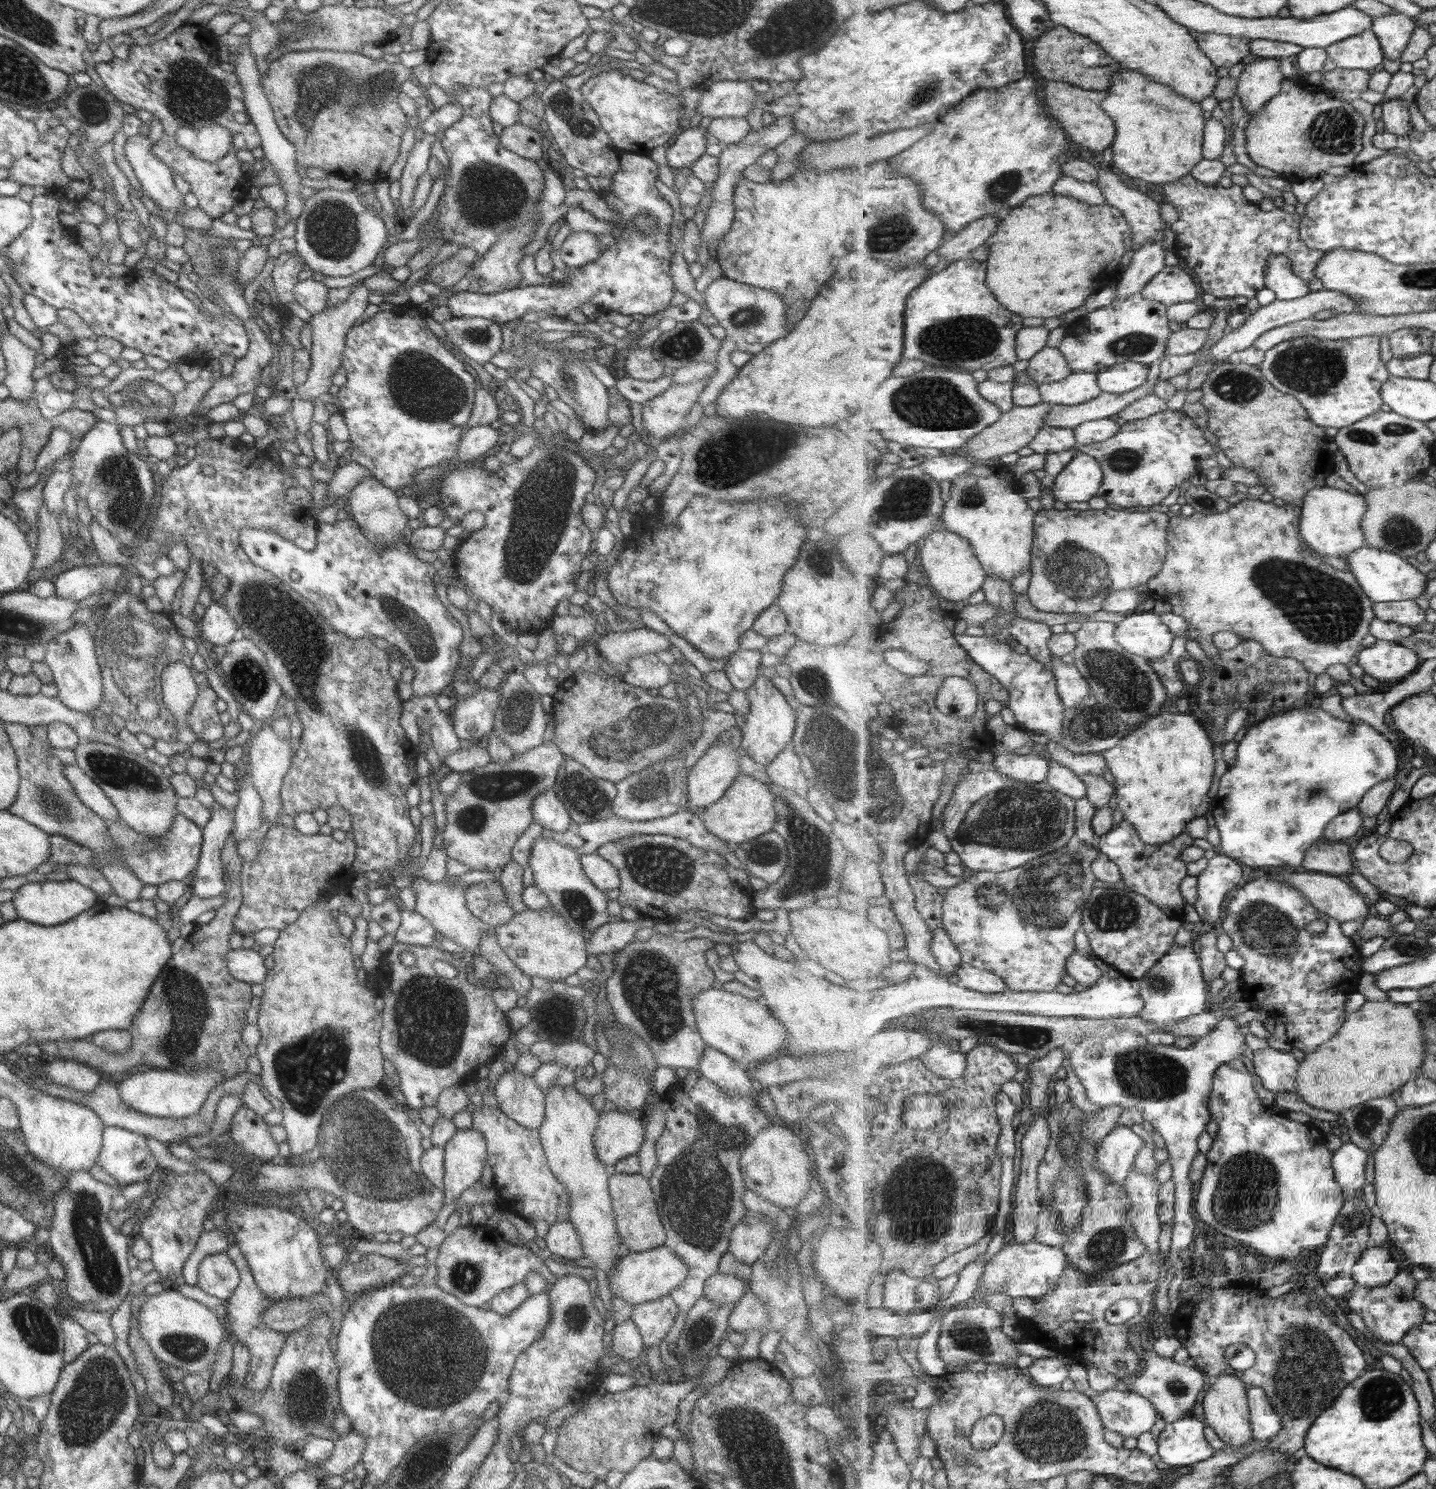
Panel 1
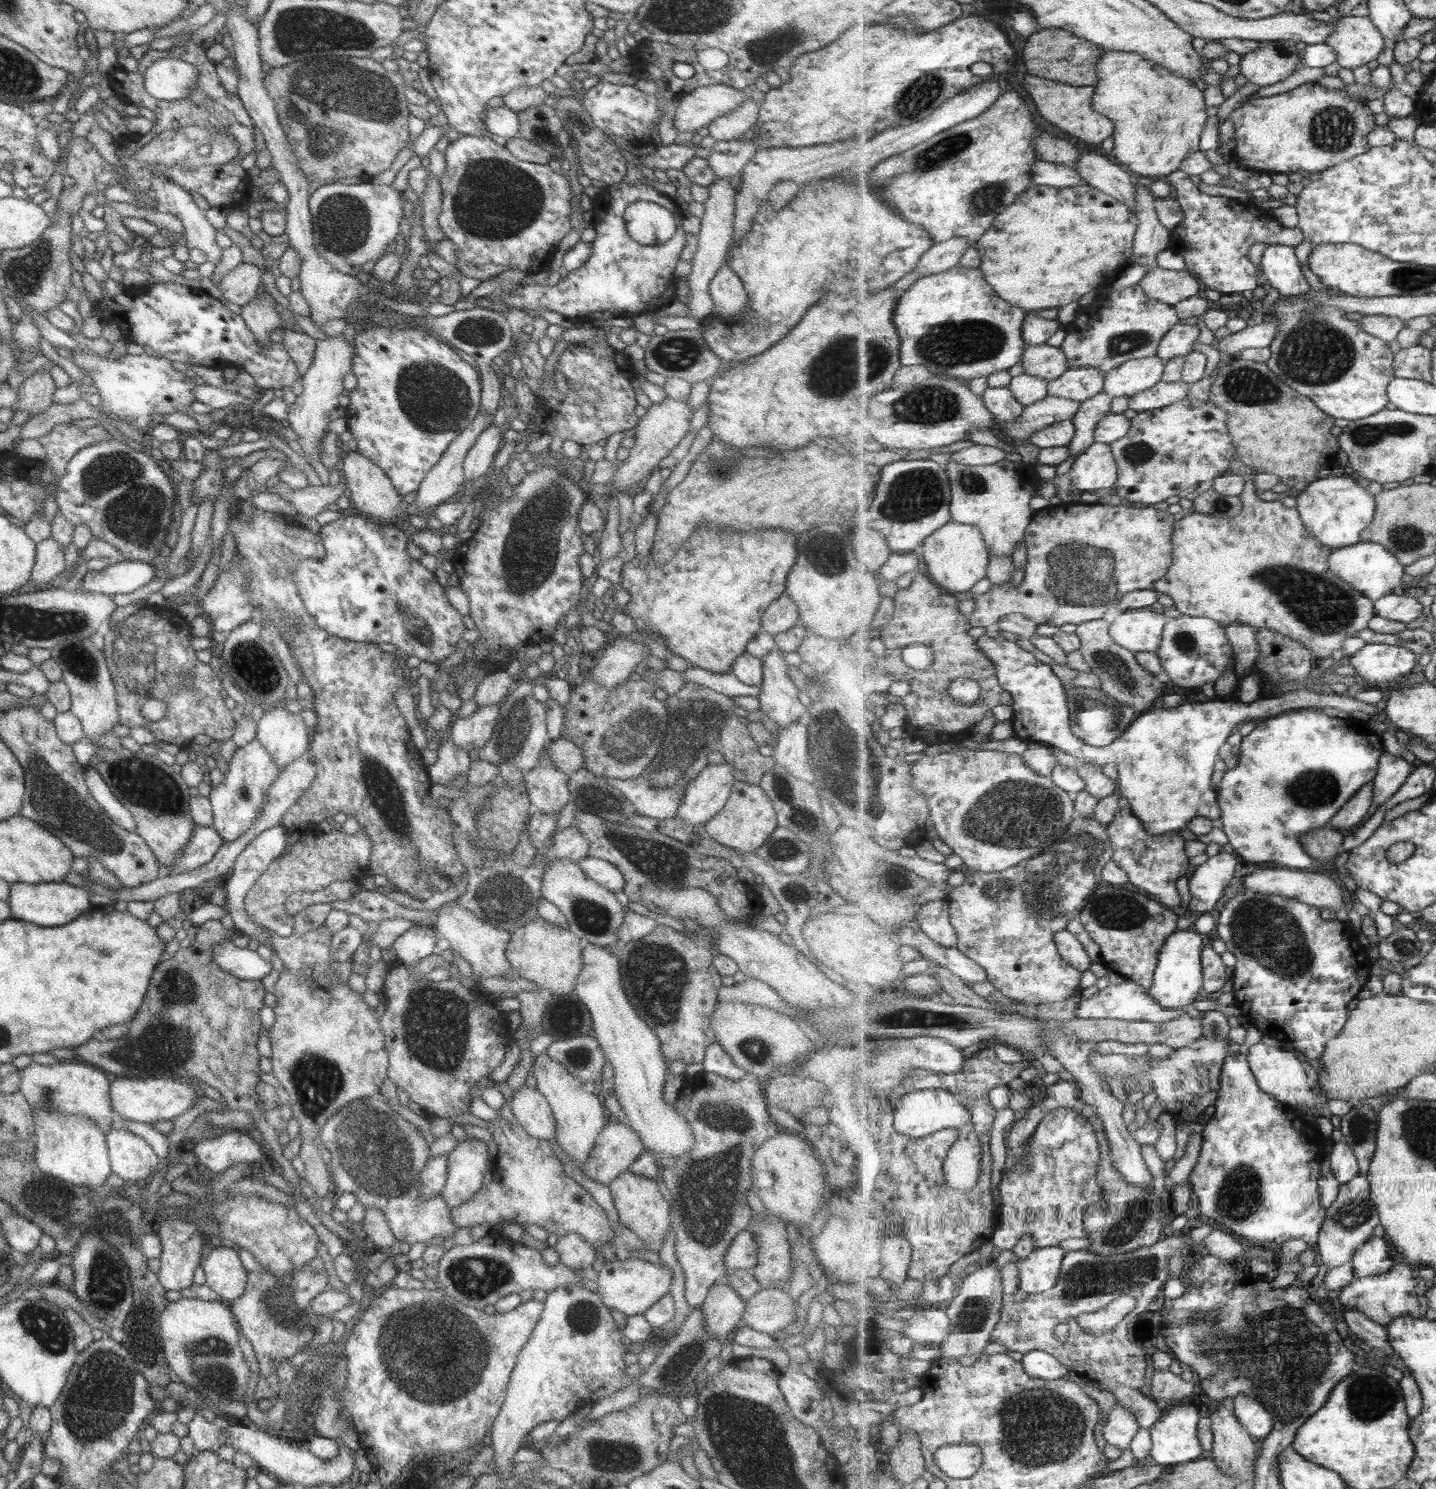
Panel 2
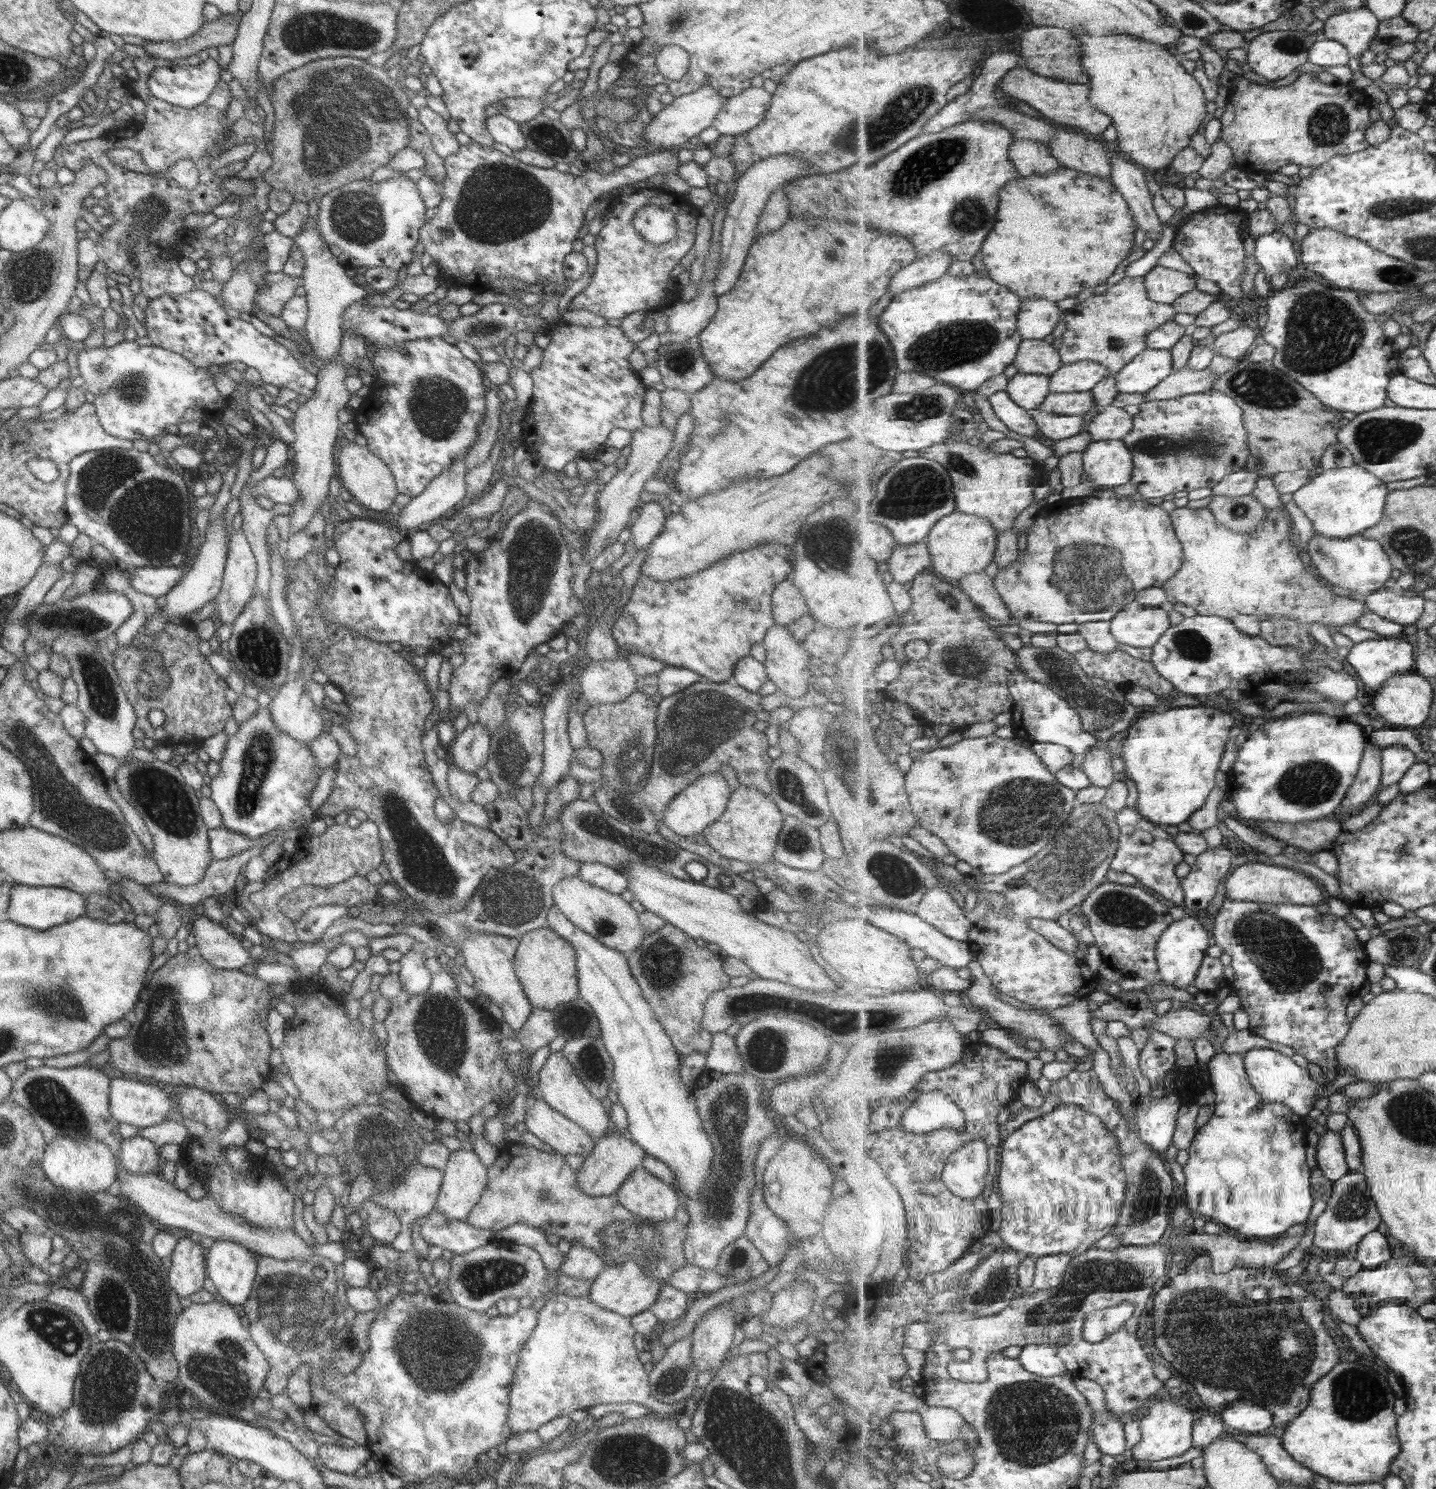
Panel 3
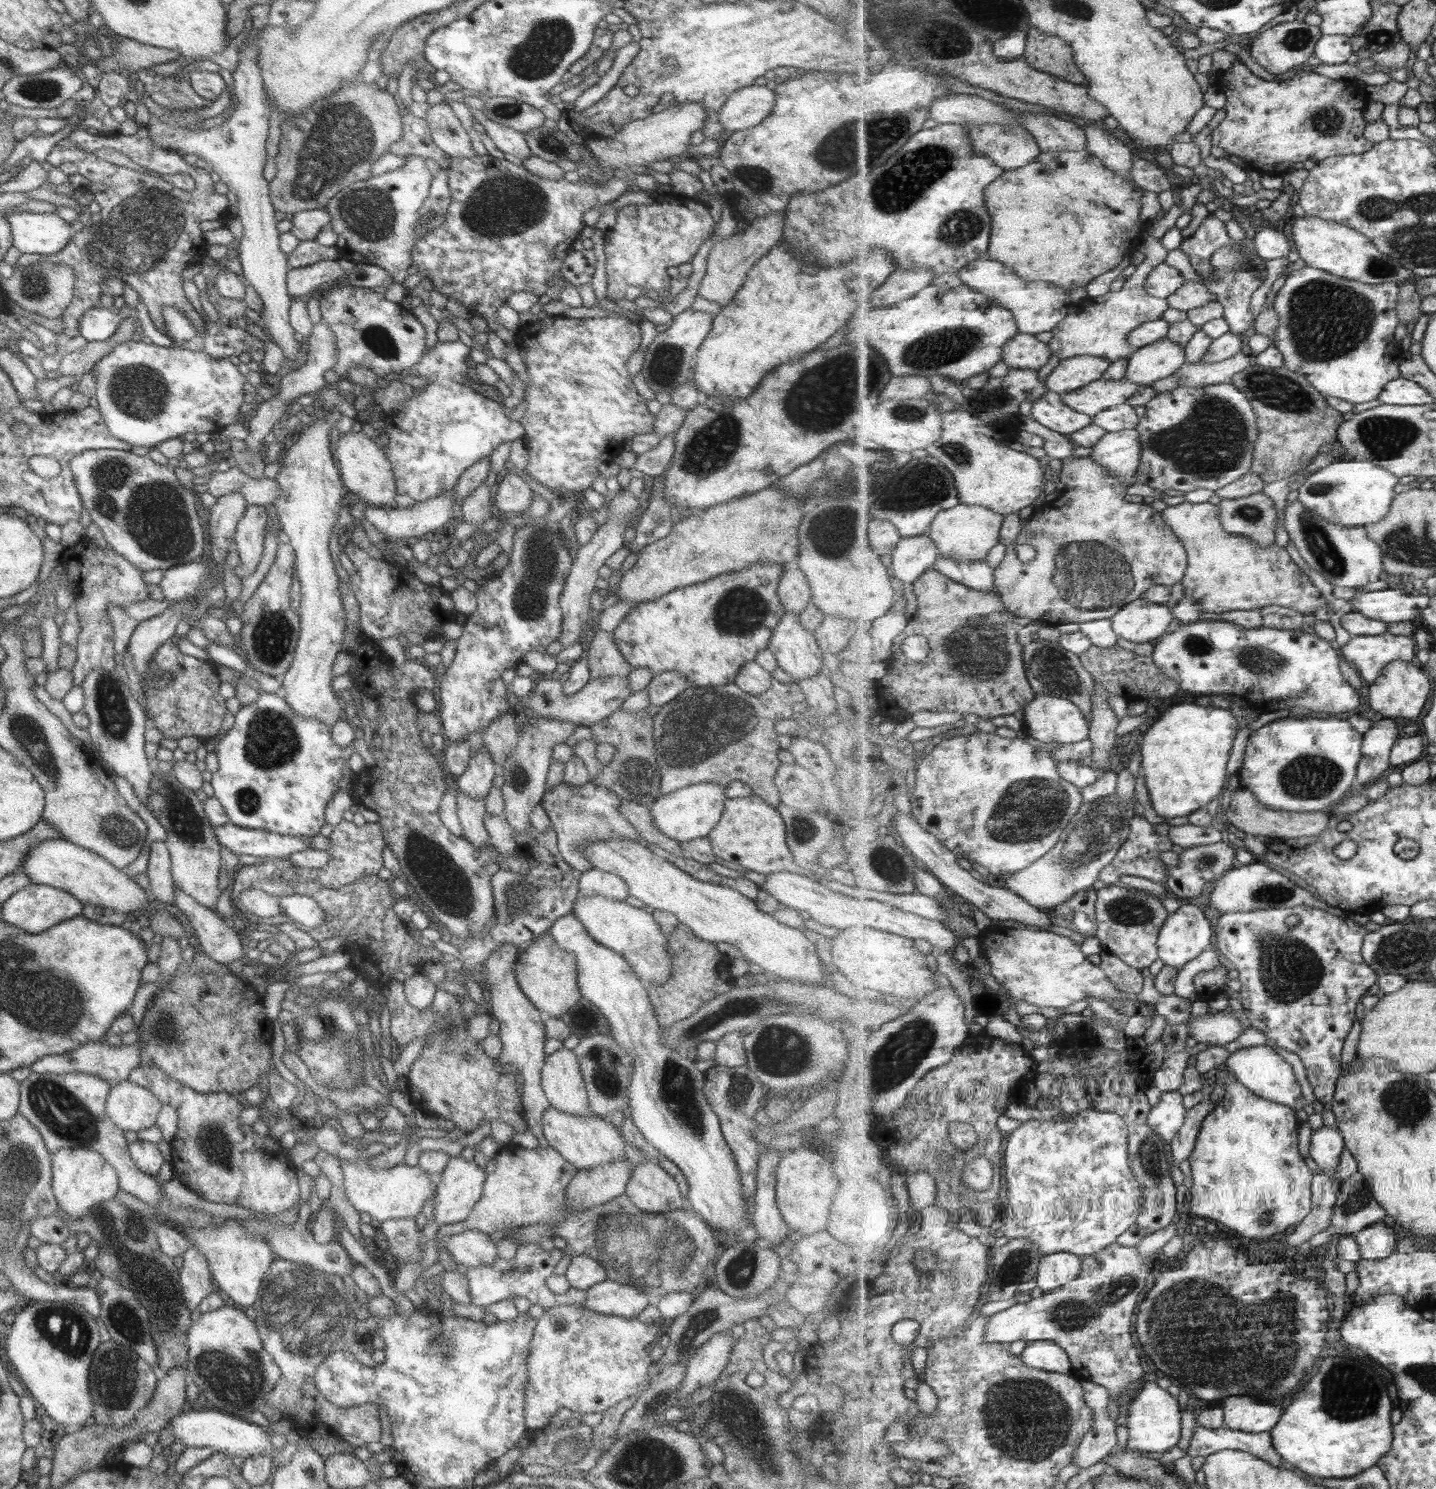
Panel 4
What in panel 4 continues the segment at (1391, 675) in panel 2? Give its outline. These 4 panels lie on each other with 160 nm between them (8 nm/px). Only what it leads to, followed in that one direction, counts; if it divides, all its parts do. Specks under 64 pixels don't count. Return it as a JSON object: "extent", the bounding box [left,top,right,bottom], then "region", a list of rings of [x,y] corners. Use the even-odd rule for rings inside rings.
{"extent":[1341,634,1418,684],"region":[[[1390,634],[1367,635],[1351,638],[1351,640],[1342,647],[1341,654],[1346,661],[1354,666],[1363,680],[1373,684],[1383,676],[1383,668],[1393,662],[1416,662],[1418,644],[1411,636],[1402,636]]]}

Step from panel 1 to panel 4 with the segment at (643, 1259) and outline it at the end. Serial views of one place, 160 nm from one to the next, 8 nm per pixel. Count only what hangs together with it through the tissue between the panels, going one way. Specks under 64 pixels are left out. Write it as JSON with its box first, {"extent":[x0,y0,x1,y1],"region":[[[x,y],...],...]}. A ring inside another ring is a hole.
{"extent":[584,1279,648,1319],"region":[[[605,1279],[585,1291],[584,1307],[597,1314],[635,1319],[648,1305],[646,1294],[629,1284]]]}

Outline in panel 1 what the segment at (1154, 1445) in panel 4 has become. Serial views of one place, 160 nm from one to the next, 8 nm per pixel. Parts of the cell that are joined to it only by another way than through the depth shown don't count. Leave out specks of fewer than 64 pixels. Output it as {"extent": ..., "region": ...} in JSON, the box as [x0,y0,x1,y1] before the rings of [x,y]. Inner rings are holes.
{"extent":[1157,1414,1216,1466],"region":[[[1193,1414],[1169,1423],[1157,1438],[1157,1455],[1169,1466],[1191,1466],[1209,1460],[1216,1448],[1207,1440],[1205,1422]]]}

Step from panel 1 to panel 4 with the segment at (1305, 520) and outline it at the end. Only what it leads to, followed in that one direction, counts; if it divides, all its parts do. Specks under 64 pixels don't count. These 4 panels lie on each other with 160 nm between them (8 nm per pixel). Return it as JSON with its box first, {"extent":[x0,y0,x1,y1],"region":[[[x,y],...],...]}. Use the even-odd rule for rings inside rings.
{"extent":[1298,457,1399,529],"region":[[[1345,457],[1344,460],[1334,461],[1327,468],[1310,474],[1303,486],[1298,488],[1298,498],[1319,516],[1353,529],[1387,518],[1397,496],[1395,486],[1399,484],[1399,477],[1377,463],[1359,462]]]}

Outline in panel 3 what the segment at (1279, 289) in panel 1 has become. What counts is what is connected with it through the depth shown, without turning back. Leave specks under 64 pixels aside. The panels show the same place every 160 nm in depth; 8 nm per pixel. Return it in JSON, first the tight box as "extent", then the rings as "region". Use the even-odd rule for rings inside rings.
{"extent":[1254,230,1301,278],"region":[[[1280,230],[1256,237],[1254,256],[1269,278],[1281,273],[1287,277],[1301,273],[1295,244]]]}

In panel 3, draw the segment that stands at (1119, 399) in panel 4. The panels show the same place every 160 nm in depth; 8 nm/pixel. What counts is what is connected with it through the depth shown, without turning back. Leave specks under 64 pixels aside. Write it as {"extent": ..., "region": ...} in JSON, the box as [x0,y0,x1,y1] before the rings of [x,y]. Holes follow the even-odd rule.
{"extent":[1037,391,1095,416],"region":[[[1093,391],[1051,393],[1037,410],[1059,415],[1086,416],[1095,409]]]}

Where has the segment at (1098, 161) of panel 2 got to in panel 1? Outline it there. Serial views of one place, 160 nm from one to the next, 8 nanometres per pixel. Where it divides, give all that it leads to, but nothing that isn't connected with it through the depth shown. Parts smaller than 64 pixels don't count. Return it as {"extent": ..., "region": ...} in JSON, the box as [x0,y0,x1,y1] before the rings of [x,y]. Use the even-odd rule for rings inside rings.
{"extent":[1097,165,1165,250],"region":[[[1111,165],[1099,169],[1097,185],[1103,190],[1110,206],[1121,210],[1134,230],[1134,250],[1148,240],[1162,241],[1165,238],[1165,223],[1161,216],[1162,203],[1135,188],[1119,176]]]}

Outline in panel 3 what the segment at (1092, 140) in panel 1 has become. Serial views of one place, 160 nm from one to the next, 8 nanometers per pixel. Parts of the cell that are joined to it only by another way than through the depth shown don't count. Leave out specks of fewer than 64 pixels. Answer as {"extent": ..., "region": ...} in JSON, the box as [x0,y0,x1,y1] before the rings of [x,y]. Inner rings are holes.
{"extent":[1000,65,1113,135],"region":[[[1019,65],[1003,75],[1000,80],[1000,89],[1006,95],[1022,100],[1035,108],[1045,118],[1087,135],[1101,135],[1109,126],[1113,125],[1112,116],[1099,110],[1090,101],[1089,84],[1070,83],[1049,76],[1044,77],[1032,71],[1026,65]]]}

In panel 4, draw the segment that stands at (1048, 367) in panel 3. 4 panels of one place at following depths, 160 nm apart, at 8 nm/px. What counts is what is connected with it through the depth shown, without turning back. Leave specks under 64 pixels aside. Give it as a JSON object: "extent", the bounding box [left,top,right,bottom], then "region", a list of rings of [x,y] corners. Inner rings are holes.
{"extent":[1002,333,1051,370],"region":[[[1019,333],[1003,349],[1002,360],[1009,368],[1039,370],[1051,360],[1048,343],[1037,340],[1034,335]]]}

